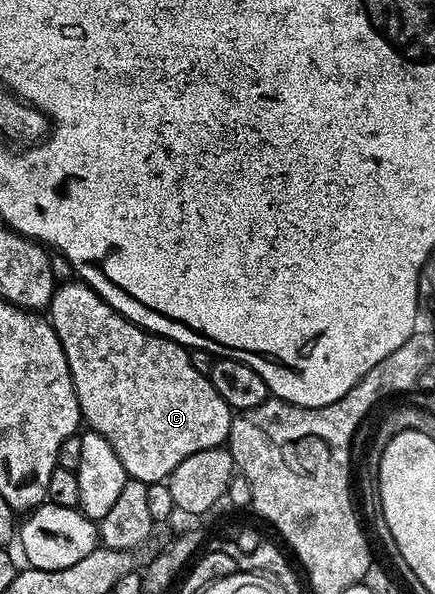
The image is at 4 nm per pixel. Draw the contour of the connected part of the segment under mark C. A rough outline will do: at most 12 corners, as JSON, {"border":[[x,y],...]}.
{"border":[[88,284],[51,295],[82,423],[128,477],[226,445],[189,351]]}

